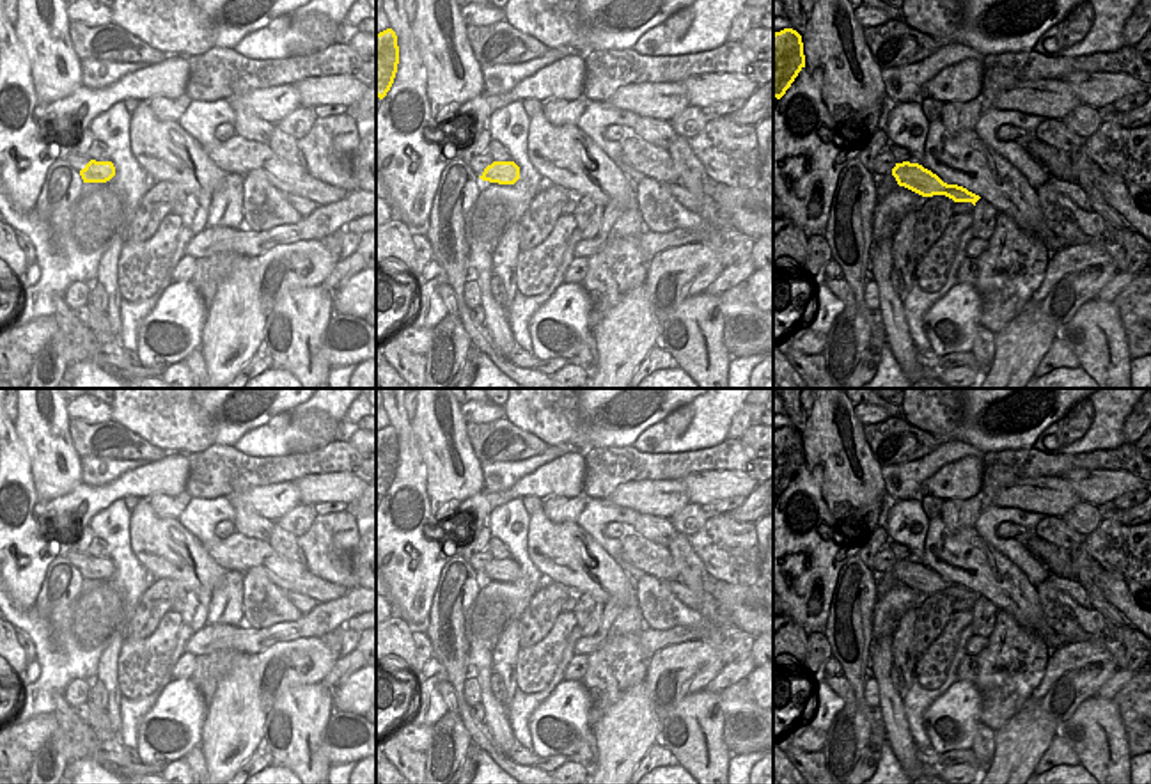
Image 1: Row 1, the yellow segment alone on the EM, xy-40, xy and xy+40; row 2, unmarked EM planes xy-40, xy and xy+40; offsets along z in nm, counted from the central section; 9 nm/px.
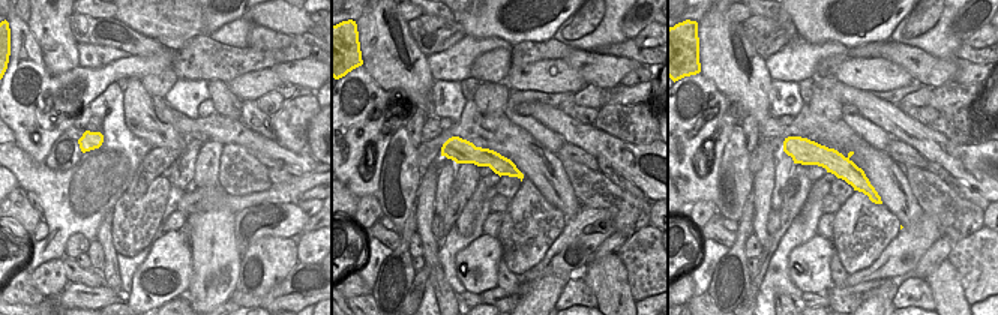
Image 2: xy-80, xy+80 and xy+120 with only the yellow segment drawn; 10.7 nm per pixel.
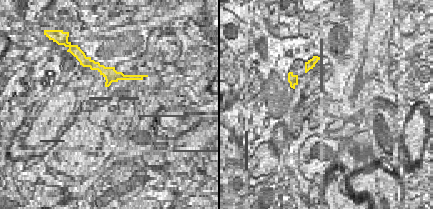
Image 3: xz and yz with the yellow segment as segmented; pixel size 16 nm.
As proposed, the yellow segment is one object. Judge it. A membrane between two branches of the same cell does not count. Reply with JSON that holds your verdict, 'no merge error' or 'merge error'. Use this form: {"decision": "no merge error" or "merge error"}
{"decision": "merge error"}

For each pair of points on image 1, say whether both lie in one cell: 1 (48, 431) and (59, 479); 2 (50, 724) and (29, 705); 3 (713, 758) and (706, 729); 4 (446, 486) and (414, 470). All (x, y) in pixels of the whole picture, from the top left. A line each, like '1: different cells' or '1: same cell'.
1: same cell
2: different cells
3: same cell
4: different cells

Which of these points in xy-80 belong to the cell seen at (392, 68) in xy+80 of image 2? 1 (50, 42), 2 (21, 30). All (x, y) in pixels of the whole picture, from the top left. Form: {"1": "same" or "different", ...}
{"1": "same", "2": "different"}

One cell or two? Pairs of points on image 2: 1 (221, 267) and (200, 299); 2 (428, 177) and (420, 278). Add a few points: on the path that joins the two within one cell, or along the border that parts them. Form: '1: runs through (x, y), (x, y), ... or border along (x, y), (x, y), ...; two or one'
1: runs through (215, 275), (206, 291); one
2: border along (425, 264), (428, 269), (426, 279); two

